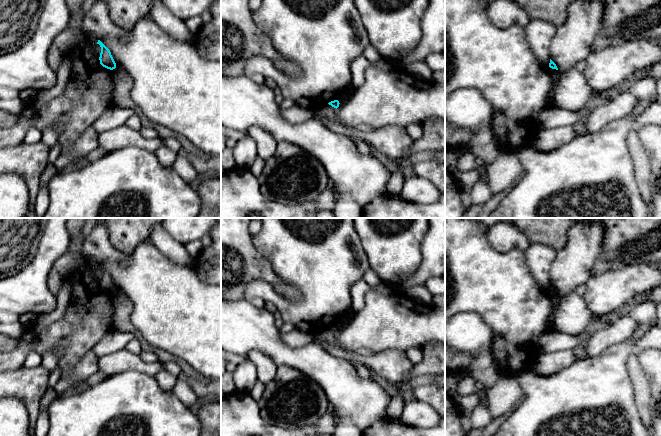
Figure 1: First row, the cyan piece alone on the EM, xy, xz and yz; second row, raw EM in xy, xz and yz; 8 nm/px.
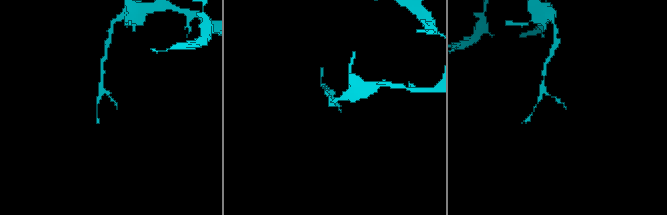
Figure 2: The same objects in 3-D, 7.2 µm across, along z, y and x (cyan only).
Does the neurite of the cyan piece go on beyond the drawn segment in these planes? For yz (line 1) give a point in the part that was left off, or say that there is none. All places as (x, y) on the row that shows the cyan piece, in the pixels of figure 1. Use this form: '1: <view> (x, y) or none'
1: none

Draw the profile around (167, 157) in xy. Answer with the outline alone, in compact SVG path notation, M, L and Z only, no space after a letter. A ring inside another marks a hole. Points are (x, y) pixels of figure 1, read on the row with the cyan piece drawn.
M164 144L155 152L159 162L166 168L171 168L177 158L177 154L168 149Z

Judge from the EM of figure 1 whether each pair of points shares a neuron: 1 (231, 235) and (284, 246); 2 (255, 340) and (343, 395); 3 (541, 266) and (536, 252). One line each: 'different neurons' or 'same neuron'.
1: different neurons
2: same neuron
3: same neuron

